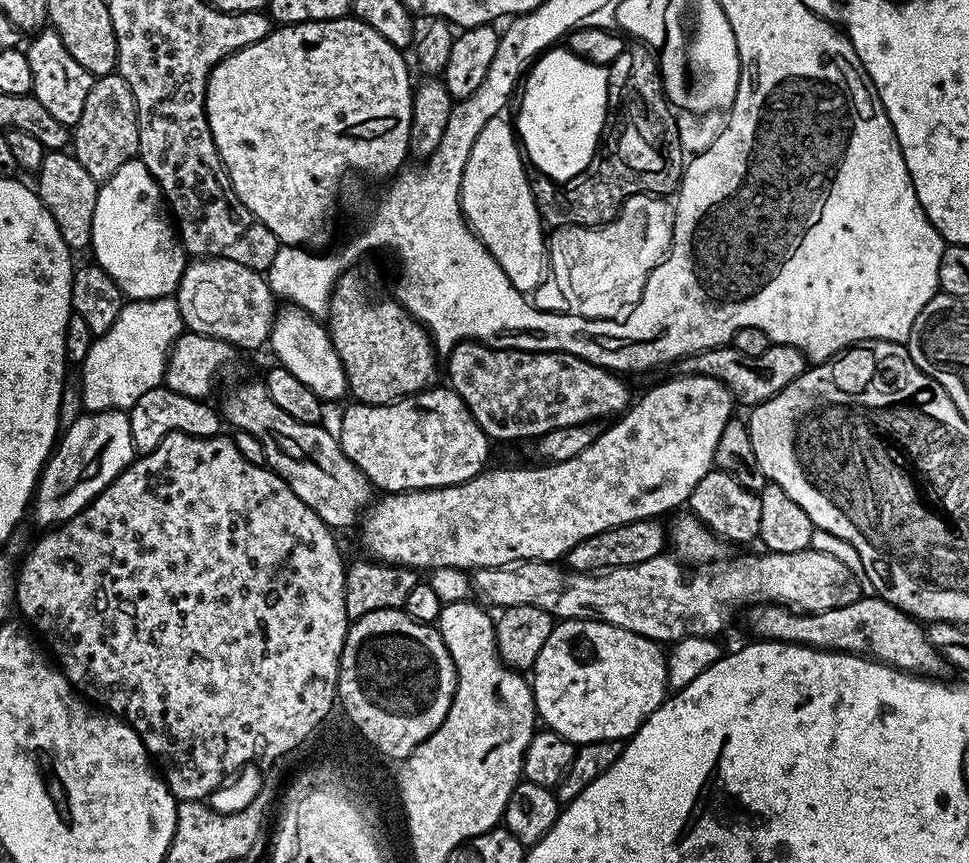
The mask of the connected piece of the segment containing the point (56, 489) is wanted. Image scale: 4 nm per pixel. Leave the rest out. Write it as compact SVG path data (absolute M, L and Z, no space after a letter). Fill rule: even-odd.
M127 411L84 412L77 416L73 424L63 429L40 474L30 504L30 516L44 530L66 523L77 516L99 492L104 492L106 486L110 486L110 482L118 478L120 471L127 468L136 455Z

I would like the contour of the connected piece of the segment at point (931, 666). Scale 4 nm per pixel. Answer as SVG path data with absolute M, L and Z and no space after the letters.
M875 594L865 595L850 606L815 614L797 614L771 602L749 607L747 612L753 637L762 640L808 644L812 648L826 648L829 652L854 652L857 656L880 660L891 668L901 668L904 672L914 672L929 678L945 675L946 661L928 641L925 625Z

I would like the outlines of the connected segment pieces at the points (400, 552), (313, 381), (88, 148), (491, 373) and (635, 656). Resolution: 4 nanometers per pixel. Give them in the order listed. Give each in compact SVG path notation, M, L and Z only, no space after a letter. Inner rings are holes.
M677 375L676 380L668 380L665 384L656 384L640 401L633 403L617 419L612 422L609 428L605 427L600 433L600 437L578 458L570 458L566 462L557 464L541 463L541 468L492 468L475 476L472 480L467 480L464 484L455 484L445 488L426 488L415 492L393 492L381 495L381 500L367 509L363 517L364 524L364 548L369 557L378 560L382 564L399 564L401 568L413 570L433 570L440 567L452 567L463 570L475 570L478 568L502 568L506 564L514 564L522 560L546 560L549 562L559 561L567 557L568 552L574 546L578 546L586 538L596 536L599 532L605 532L608 528L617 528L623 524L629 524L635 520L651 520L660 518L663 512L671 513L681 506L687 505L688 495L702 482L702 478L707 472L713 471L714 446L718 446L718 438L722 435L722 426L726 426L728 420L733 419L734 401L732 395L718 382L709 376L682 376Z
M295 306L281 307L272 320L271 348L276 355L275 363L290 370L290 374L294 374L298 382L310 386L310 390L314 390L314 394L322 402L340 400L346 396L348 379L338 358L338 350L334 350L332 335L317 317Z
M119 74L93 79L90 94L86 94L82 118L78 118L70 136L70 148L76 160L82 162L86 174L98 182L108 180L123 163L137 159L140 143L136 103L134 94L130 94L130 86Z
M463 340L461 344L452 347L452 351L447 353L448 360L448 380L453 392L458 394L458 398L462 398L462 402L470 410L470 414L474 418L474 422L478 422L478 426L488 436L489 441L496 440L528 440L546 434L550 430L558 430L566 426L578 426L579 424L591 424L593 422L603 421L603 416L612 415L612 418L619 417L621 413L629 407L628 388L623 384L621 377L617 373L607 369L600 368L596 364L586 362L582 358L578 358L574 354L566 354L565 352L523 352L517 348L491 348L489 344L482 344L478 340Z
M560 620L555 625L550 634L550 638L546 638L546 646L542 646L542 650L538 654L536 664L530 669L530 683L532 685L532 696L536 700L536 715L541 721L544 720L549 729L557 732L562 738L566 738L571 744L577 746L581 744L589 744L590 742L602 742L603 740L623 740L627 741L646 722L646 718L650 718L650 714L654 714L654 710L658 710L669 695L668 687L668 658L663 648L657 641L648 640L644 636L634 634L625 628L619 628L613 624L604 624L600 620Z

